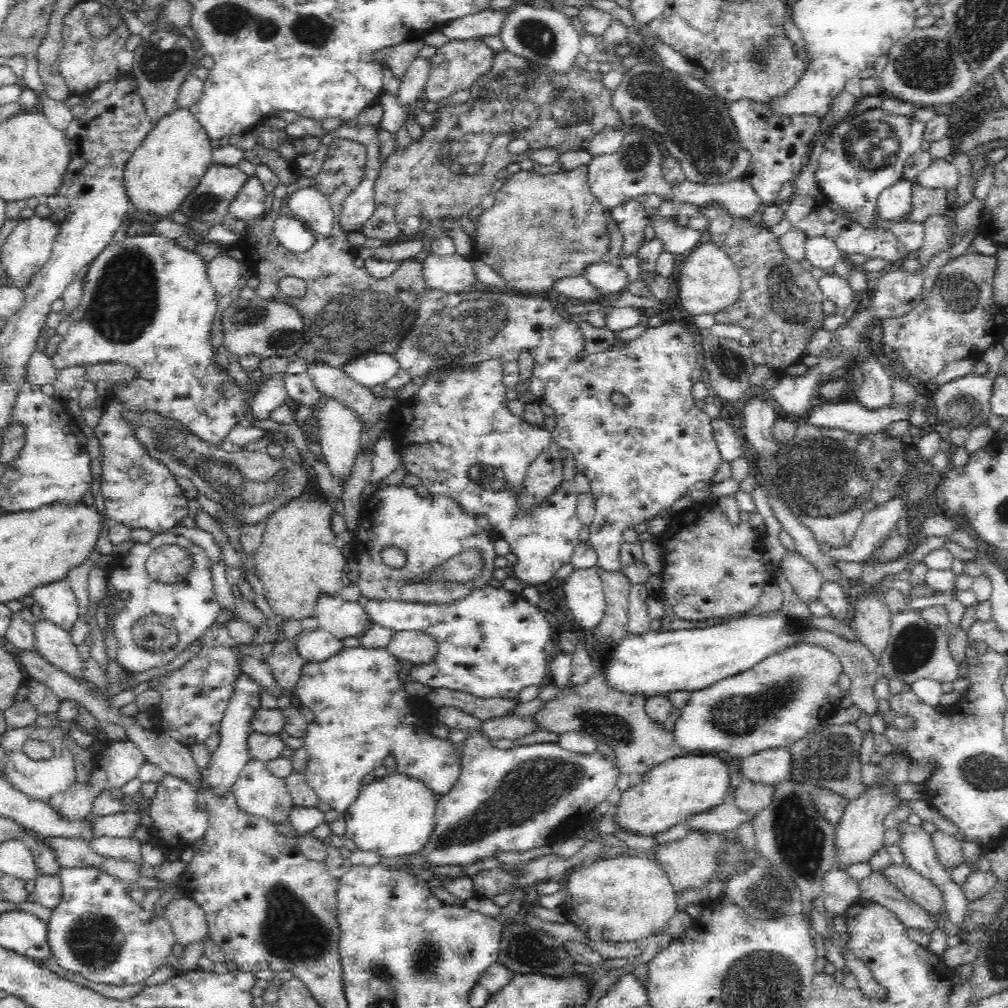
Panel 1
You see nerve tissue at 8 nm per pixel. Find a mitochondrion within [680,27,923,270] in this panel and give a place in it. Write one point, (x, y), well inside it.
(873, 145)

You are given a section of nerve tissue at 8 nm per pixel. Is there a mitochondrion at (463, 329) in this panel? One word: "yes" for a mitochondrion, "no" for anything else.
yes

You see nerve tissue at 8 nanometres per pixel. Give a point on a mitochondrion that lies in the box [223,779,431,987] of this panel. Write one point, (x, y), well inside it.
(292, 933)

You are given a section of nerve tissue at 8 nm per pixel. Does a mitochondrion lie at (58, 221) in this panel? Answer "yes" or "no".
no

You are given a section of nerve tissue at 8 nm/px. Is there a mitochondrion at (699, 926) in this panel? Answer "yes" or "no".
no

